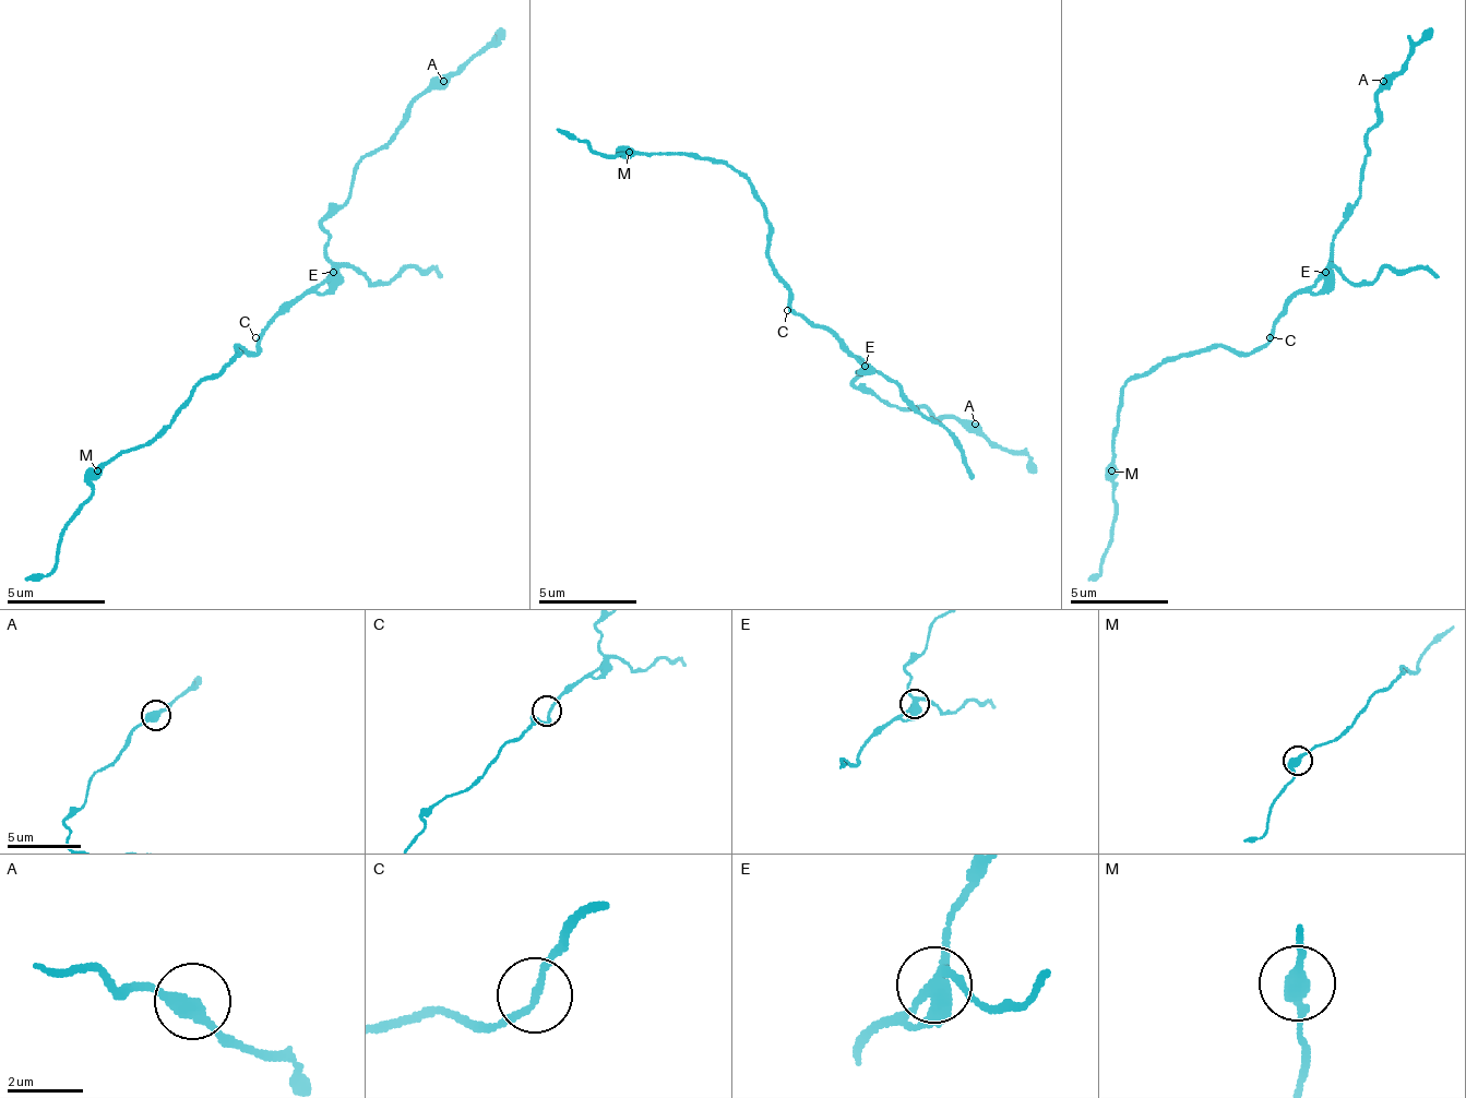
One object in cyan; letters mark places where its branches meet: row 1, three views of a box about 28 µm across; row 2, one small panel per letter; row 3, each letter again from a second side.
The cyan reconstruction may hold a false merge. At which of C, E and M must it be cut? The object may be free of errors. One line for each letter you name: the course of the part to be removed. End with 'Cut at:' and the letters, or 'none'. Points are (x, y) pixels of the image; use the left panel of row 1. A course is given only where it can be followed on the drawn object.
Cut at: none

